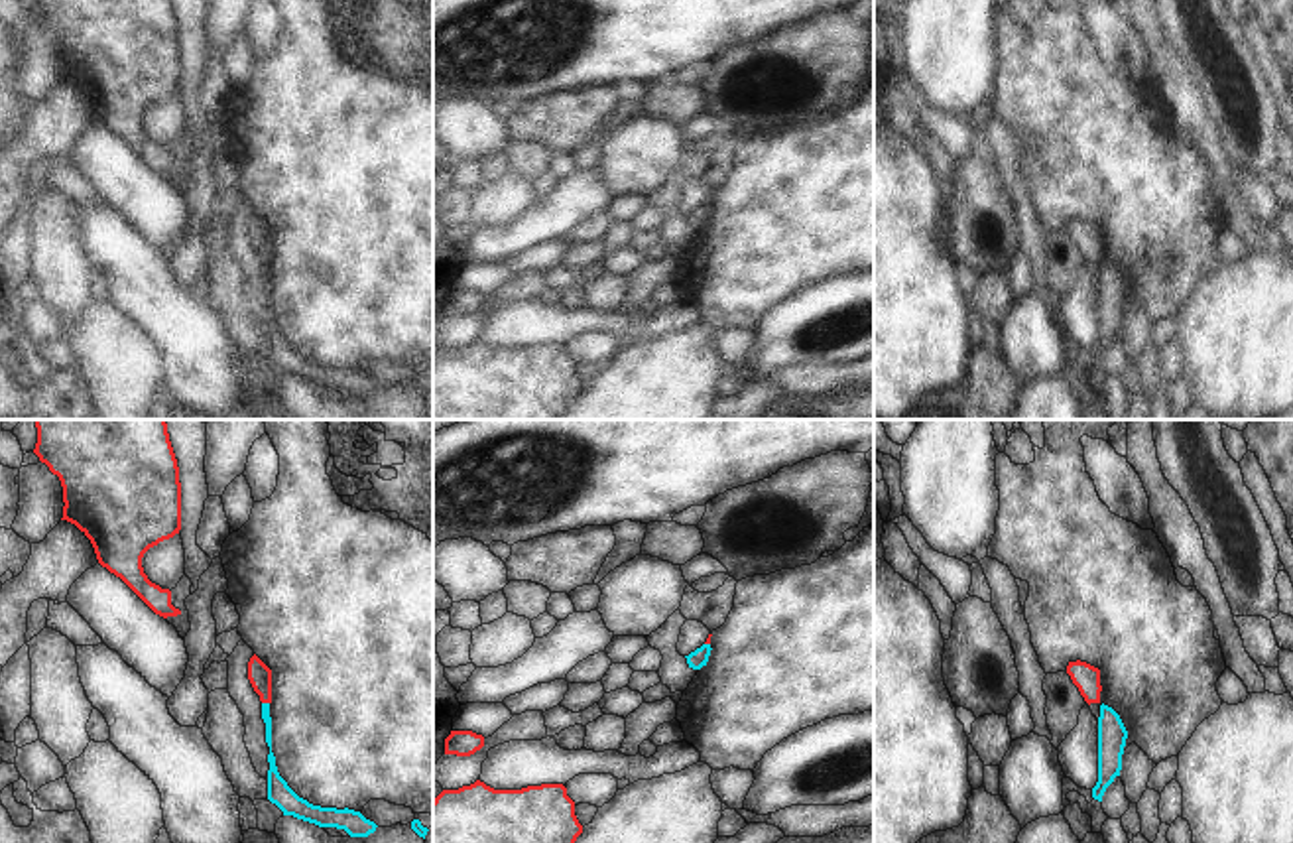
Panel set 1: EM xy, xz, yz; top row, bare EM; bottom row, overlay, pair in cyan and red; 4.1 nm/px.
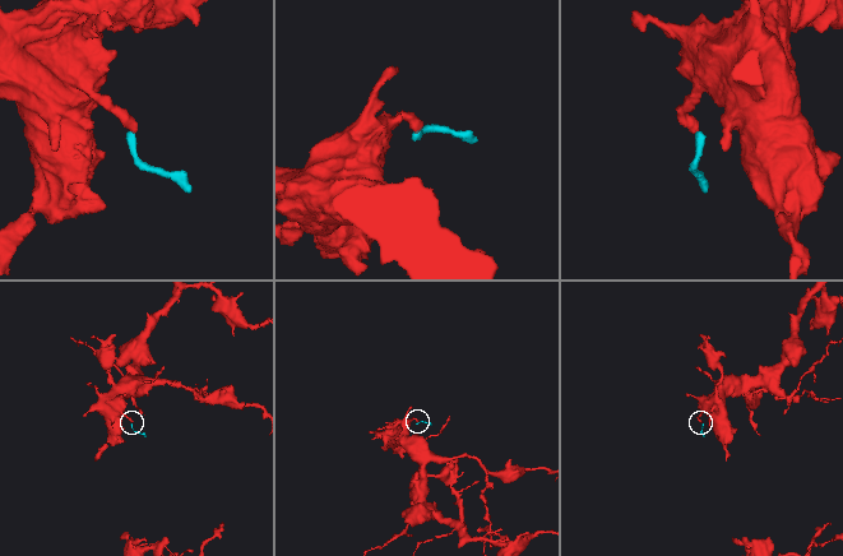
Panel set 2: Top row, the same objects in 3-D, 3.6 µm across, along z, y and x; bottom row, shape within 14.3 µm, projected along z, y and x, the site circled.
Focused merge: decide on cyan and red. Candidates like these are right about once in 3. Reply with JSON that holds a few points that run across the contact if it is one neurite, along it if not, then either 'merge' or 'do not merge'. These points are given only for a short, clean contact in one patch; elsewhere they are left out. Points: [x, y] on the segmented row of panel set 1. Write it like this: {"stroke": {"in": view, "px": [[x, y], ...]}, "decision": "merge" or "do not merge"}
{"stroke": {"in": "xy", "px": [[262, 702], [268, 704]]}, "decision": "do not merge"}

